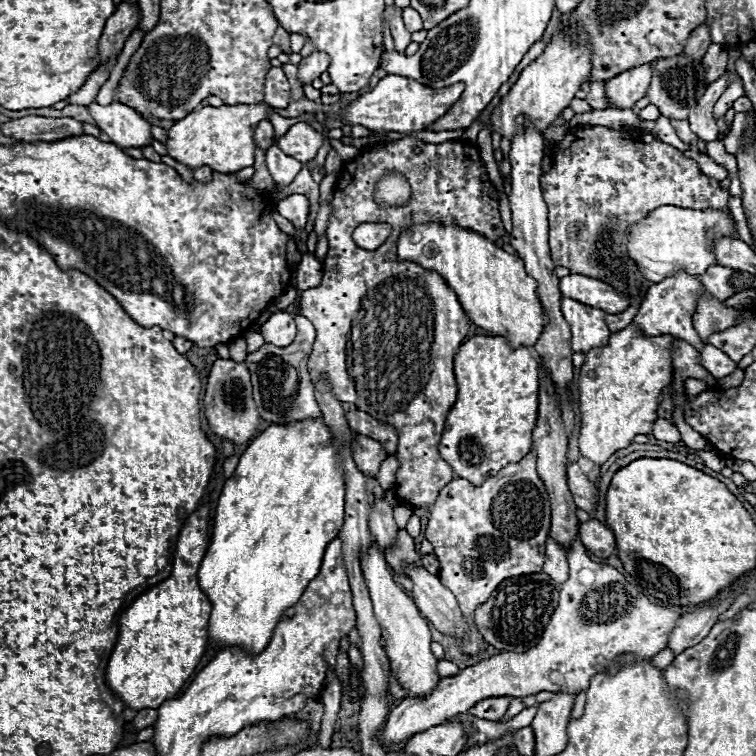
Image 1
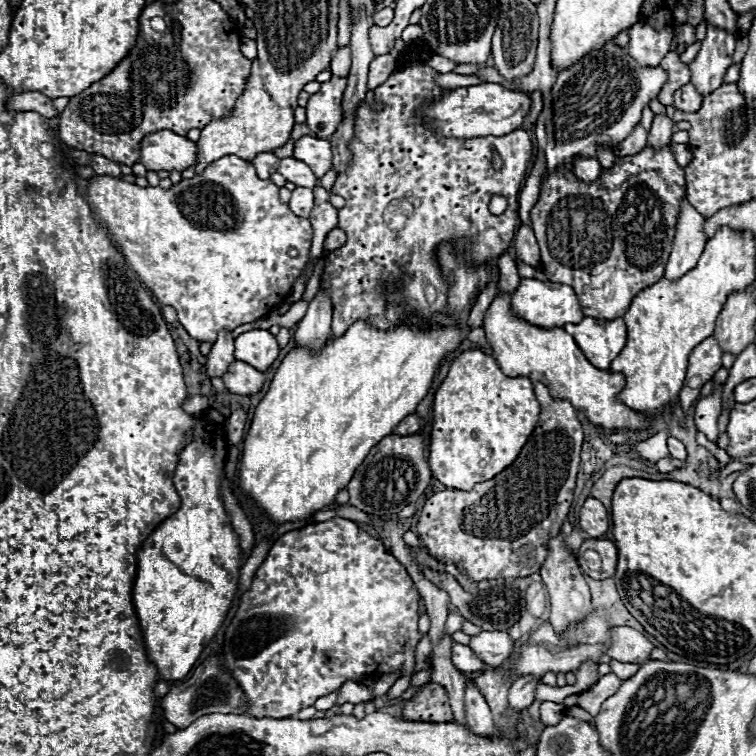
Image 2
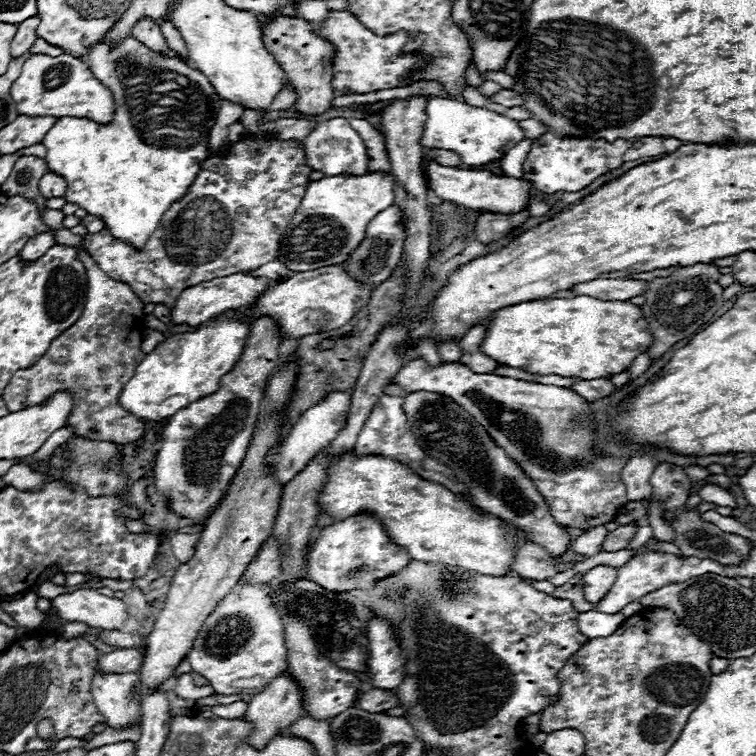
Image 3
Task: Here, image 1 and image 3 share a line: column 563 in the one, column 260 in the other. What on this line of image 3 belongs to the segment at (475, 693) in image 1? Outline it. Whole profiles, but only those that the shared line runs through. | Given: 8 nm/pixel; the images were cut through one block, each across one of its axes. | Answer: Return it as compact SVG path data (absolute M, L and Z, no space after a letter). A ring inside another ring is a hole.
M242 586L240 590L224 596L214 612L204 620L194 646L188 650L188 662L194 672L202 674L216 694L258 694L260 688L240 690L232 684L236 680L246 680L262 676L264 684L270 684L276 676L286 672L286 642L284 642L284 624L278 612L272 608L270 598L266 596L270 586Z

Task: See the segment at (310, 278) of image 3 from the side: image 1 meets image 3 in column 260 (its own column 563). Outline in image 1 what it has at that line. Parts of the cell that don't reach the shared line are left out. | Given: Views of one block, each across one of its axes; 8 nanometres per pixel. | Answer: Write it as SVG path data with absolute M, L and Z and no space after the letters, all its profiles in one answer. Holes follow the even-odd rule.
M562 298L562 314L572 328L572 350L588 352L596 346L604 346L610 338L610 330L604 322L606 312L580 304L572 298Z

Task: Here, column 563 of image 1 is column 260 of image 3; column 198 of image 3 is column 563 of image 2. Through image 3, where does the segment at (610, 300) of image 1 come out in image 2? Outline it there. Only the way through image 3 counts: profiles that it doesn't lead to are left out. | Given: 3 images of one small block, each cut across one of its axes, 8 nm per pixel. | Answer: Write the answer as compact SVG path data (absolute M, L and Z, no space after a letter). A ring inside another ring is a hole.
M522 278L520 286L512 294L512 310L528 320L530 324L542 326L542 328L554 328L554 326L564 326L564 324L578 324L584 314L580 310L578 296L572 286L568 284L556 284L556 282L540 282L536 278Z

